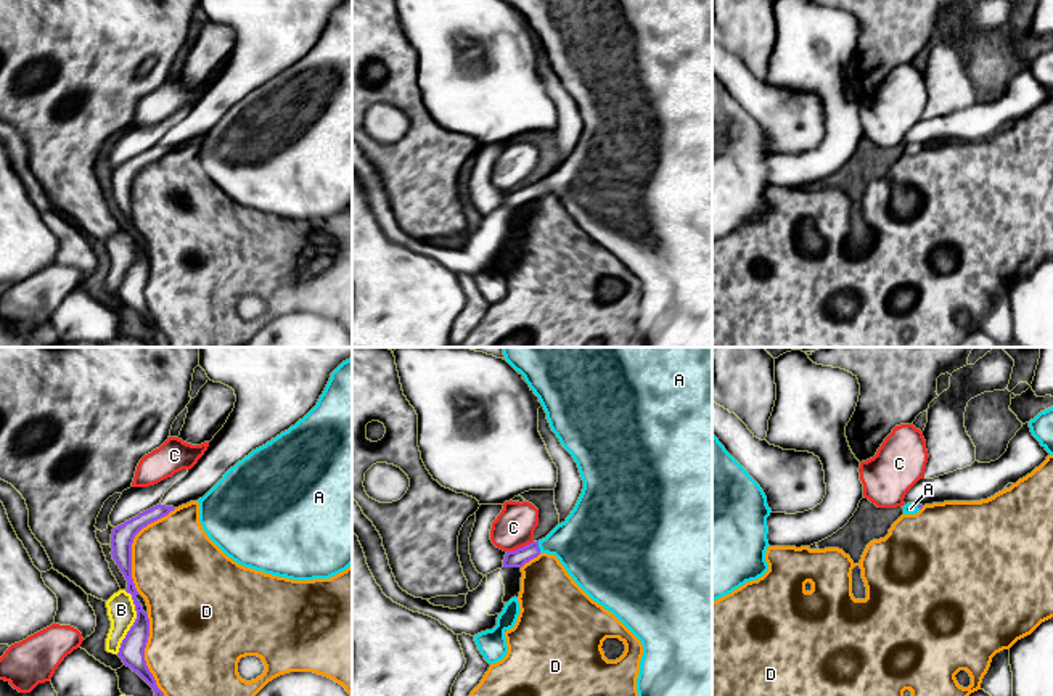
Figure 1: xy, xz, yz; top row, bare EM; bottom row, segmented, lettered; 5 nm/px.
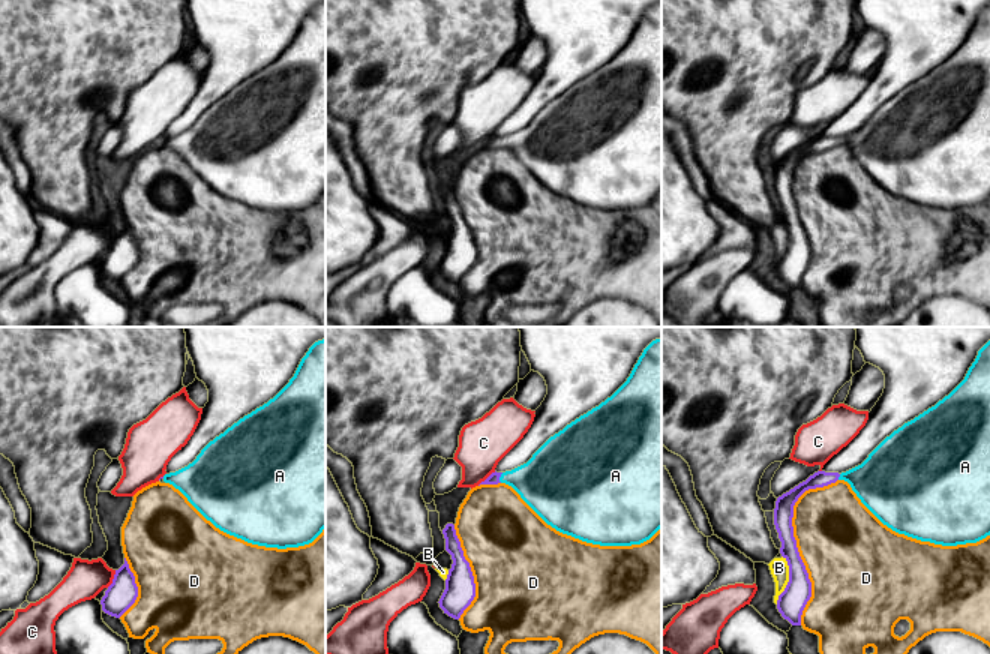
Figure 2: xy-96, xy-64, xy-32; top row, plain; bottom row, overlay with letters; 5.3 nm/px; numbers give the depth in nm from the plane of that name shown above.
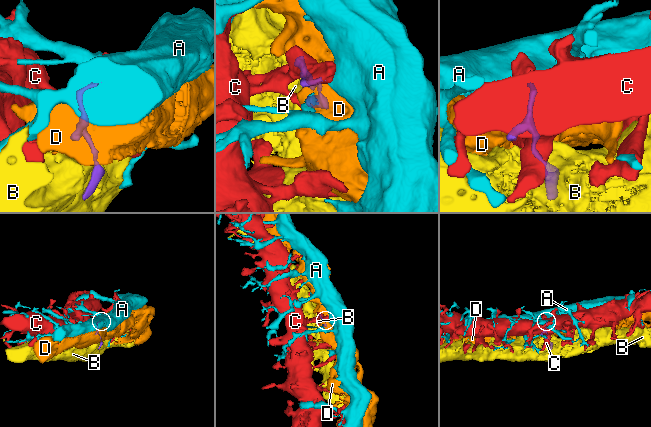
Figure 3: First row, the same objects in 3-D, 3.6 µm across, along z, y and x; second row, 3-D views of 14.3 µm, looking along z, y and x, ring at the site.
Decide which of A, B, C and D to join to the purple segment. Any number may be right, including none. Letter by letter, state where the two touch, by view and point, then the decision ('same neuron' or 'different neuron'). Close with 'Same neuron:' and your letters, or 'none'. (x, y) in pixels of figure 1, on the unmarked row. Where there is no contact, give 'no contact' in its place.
A: xz (537, 187) | same neuron
B: xy (134, 262) | different neuron
C: xz (520, 188) | different neuron
D: xy (132, 182) | different neuron
Same neuron: A

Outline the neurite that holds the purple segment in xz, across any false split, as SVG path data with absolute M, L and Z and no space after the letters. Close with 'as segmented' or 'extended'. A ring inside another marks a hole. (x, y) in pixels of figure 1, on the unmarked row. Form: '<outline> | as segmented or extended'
M506 0L519 11L534 34L539 37L551 71L559 79L561 85L572 95L584 121L582 133L566 158L545 178L532 182L514 191L506 191L503 207L522 207L540 193L555 194L564 206L574 222L598 244L613 252L643 285L640 301L640 313L637 318L638 338L645 347L712 347L712 0Z | extended

